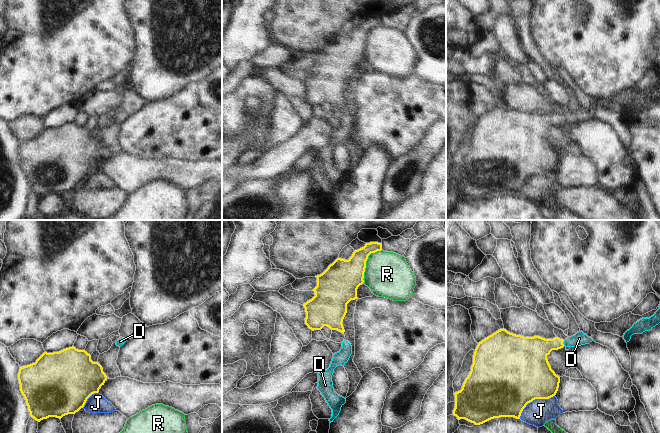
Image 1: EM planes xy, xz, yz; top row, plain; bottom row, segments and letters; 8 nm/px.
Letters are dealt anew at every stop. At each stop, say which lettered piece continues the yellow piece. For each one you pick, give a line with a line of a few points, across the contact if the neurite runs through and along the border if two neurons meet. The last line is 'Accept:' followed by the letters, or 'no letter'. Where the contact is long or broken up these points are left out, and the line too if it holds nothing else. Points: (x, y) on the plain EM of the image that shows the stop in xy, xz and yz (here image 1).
D: Line: yz (532, 127), (549, 120), (562, 119), (575, 117), (579, 114)
Accept: D

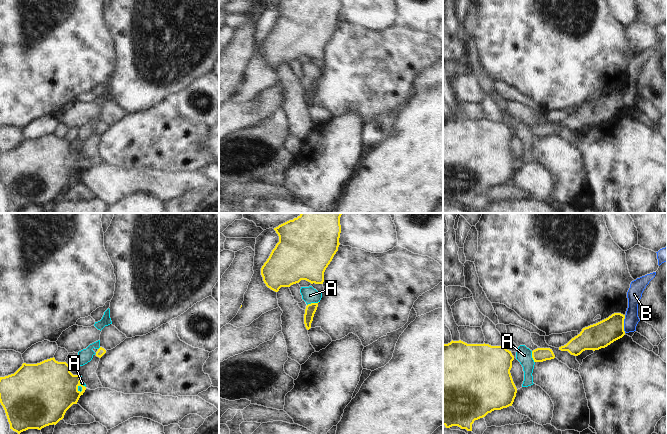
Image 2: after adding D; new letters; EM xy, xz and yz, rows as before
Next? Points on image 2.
Accept: no letter

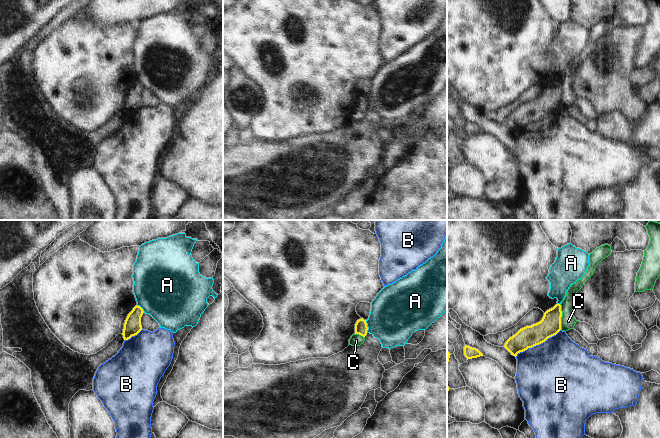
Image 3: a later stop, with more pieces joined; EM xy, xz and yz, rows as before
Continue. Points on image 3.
Accept: no letter

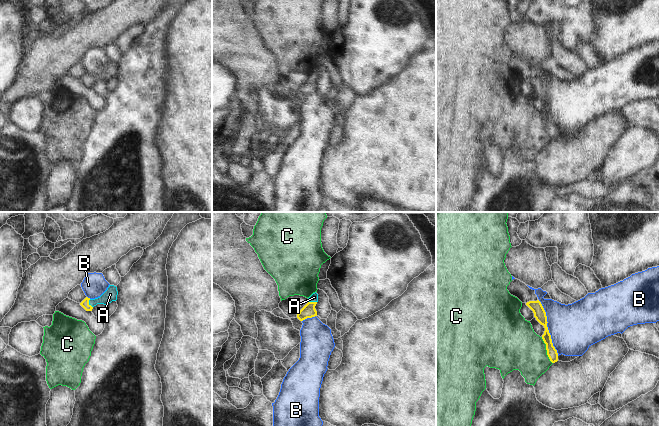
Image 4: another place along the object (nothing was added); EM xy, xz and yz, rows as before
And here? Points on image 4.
Accept: A

